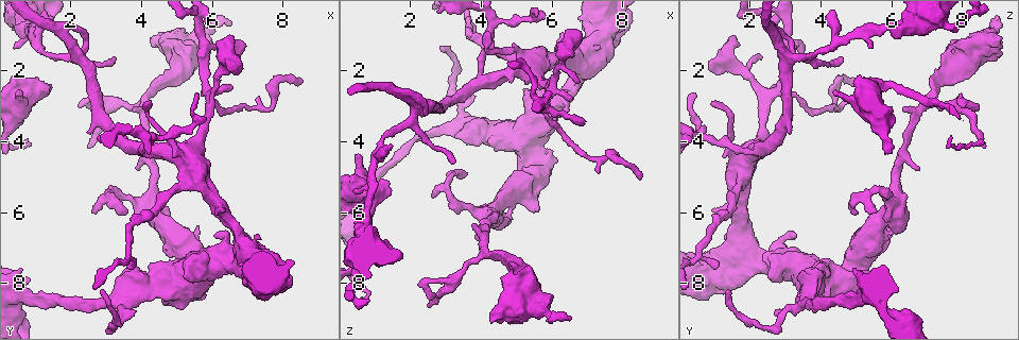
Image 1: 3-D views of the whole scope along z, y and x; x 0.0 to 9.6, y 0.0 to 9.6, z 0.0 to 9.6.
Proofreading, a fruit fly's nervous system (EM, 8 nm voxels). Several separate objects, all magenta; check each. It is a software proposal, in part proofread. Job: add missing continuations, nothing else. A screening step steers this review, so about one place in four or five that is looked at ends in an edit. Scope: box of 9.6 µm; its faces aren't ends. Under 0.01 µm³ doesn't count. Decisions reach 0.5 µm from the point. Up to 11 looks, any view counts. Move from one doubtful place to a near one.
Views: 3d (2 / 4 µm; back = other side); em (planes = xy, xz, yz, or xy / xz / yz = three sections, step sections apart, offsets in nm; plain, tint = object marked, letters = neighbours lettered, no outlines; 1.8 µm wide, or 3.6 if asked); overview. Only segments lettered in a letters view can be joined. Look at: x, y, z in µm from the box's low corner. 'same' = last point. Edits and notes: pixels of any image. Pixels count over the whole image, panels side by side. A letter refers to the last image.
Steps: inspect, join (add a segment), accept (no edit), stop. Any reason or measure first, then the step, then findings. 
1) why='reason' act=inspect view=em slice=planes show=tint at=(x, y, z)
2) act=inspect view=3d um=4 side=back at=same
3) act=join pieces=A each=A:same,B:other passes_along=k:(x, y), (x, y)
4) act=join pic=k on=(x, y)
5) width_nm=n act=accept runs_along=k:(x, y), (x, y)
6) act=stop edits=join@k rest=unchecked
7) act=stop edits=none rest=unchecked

why='branch stops here' act=inspect view=em um=3.6 slice=planes show=letters at=(3.80, 8.90, 2.75)

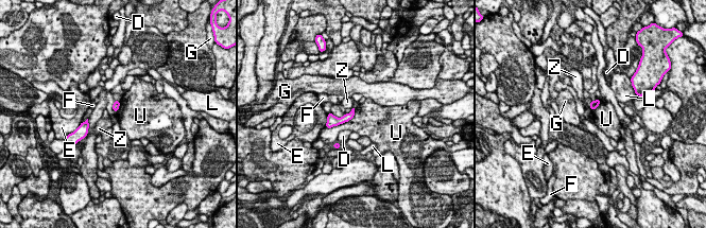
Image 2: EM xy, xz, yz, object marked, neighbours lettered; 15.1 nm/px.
act=accept each=D:other,E:other,F:other,G:other,L:other,U:other,Z:other found='no lettered segment goes on from it'

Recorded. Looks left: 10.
why='abrupt turn' act=inspect view=em um=3.6 slice=planes show=tint at=(6.15, 7.35, 2.90)

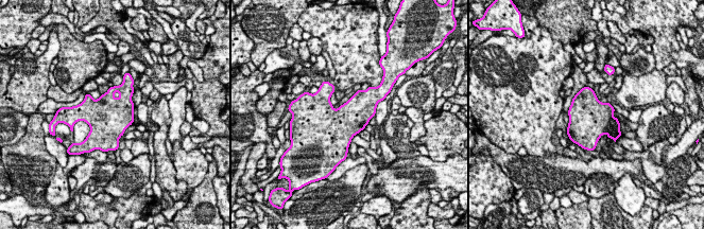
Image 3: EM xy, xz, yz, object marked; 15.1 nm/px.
why='see the neighbours' act=inspect view=em um=3.6 slice=planes show=letters at=same

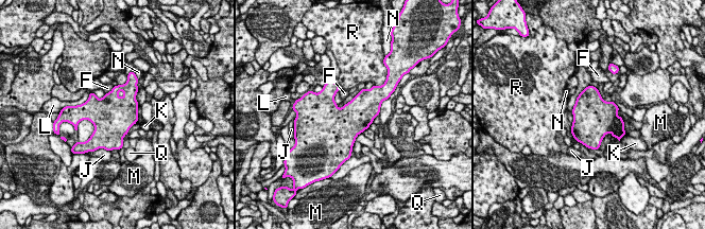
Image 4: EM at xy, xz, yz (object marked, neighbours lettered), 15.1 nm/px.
act=accept each=F:other,J:other,K:other,L:other,M:other,N:other,Q:other,R:other border=4:(114, 86), (105, 93) found='none of them fits'

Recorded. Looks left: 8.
why='a fork' act=inspect view=em um=3.6 slice=planes show=letters at=(0.85, 2.50, 5.40)

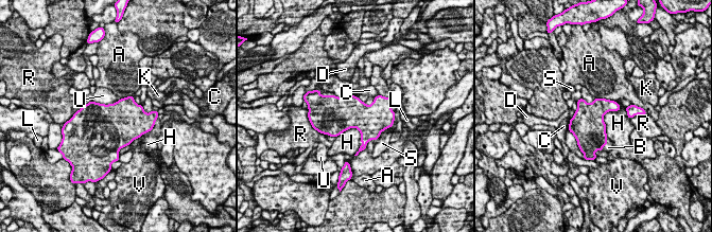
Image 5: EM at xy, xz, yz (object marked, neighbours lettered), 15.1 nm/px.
act=join pieces=B each=A:other,B:same,C:other,D:other,H:other,K:other,L:other,R:other,S:other,U:other,V:other passes_along=5:(592, 137), (606, 144), (608, 147) found='it goes on there'

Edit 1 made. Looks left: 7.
act=inspect view=em slice=planes show=letters at=(2.20, 3.00, 8.05)

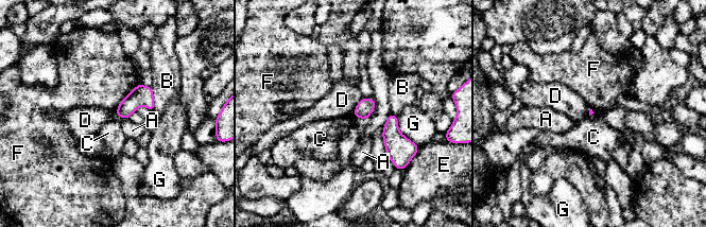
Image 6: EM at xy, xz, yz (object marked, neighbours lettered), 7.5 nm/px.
longest_contact=G:280nm act=accept each=A:other,B:other,C:other,D:other,E:other,F:other,G:other border=6:(362, 98), (352, 112) found='no lettered segment goes on from it'

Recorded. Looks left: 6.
why='calibre changes' act=inspect view=em um=3.6 slice=planes show=plain at=(0.65, 0.80, 6.20)

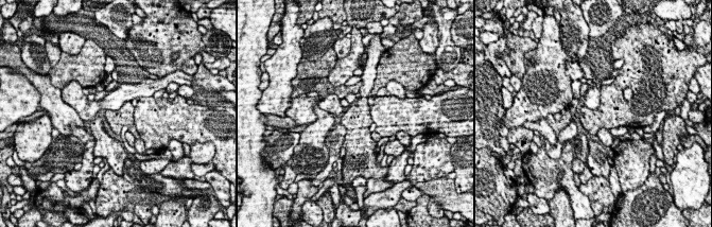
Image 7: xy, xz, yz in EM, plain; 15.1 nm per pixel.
why='where the object lies' act=inspect view=em um=3.6 slice=planes show=tint at=same

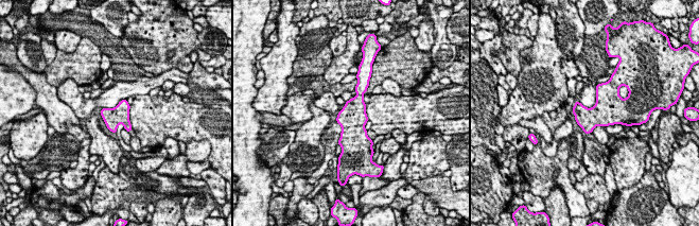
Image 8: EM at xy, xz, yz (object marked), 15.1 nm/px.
why='see the neighbours' act=inspect view=em um=3.6 slice=planes show=letters at=same

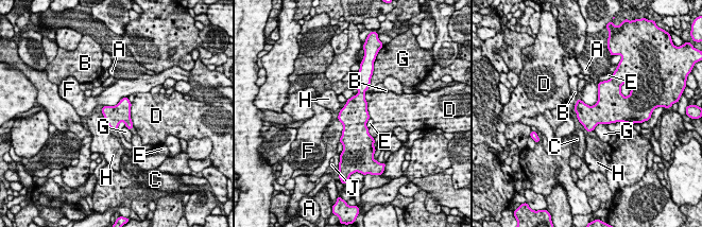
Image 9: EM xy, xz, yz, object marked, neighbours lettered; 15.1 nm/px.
act=accept each=A:other,B:other,C:other,D:other,E:other,F:other,G:other,H:other,J:other border=9:(598, 85), (593, 105), (579, 99) found='no lettered segment goes on from it'

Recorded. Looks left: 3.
act=stop edits=join@5 rest=unchecked

